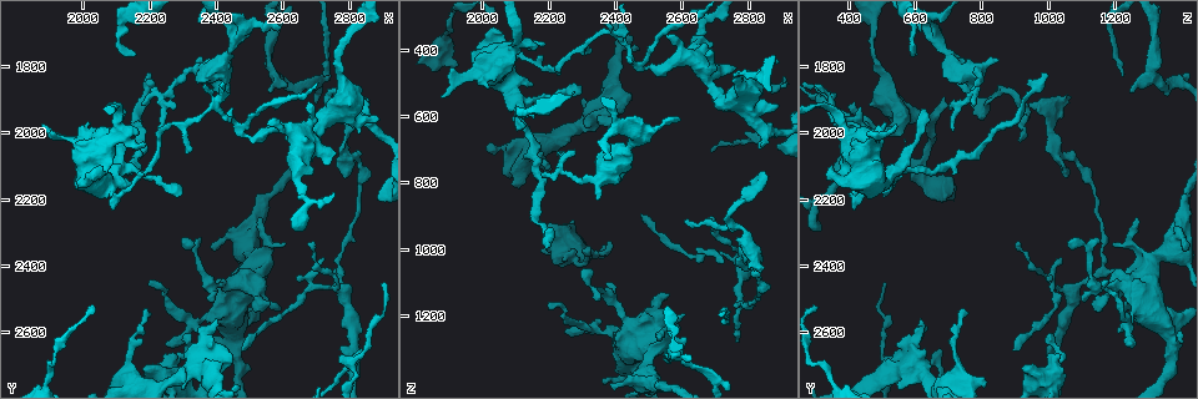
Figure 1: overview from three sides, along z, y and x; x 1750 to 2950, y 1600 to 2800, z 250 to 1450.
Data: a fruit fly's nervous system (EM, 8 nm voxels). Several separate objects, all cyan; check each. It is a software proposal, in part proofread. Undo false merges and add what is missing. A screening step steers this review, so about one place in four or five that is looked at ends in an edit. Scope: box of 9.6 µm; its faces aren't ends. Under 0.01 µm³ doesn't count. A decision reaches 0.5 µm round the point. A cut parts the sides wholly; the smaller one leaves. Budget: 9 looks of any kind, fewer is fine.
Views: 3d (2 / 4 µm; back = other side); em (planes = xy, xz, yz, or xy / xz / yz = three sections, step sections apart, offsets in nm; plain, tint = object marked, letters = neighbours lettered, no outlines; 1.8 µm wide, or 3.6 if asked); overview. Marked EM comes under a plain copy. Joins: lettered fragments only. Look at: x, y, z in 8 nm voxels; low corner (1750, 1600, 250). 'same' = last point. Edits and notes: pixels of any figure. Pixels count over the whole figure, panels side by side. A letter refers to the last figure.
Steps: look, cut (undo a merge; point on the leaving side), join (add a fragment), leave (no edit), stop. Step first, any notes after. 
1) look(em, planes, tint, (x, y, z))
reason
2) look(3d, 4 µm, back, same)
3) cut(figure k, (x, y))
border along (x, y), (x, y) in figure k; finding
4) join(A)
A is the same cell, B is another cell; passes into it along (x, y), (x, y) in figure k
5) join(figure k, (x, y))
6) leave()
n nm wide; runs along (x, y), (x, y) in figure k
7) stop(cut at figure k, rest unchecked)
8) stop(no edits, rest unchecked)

look(3d, 2 µm, (2110, 2180, 430))
calibre changes

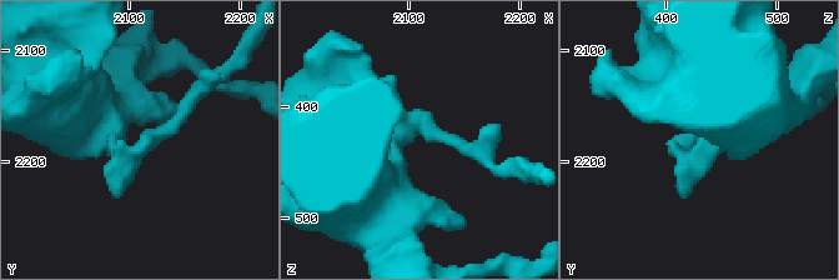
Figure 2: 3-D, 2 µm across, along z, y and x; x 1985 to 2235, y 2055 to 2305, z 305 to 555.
look(em, planes, letters, (2114, 2184, 422))

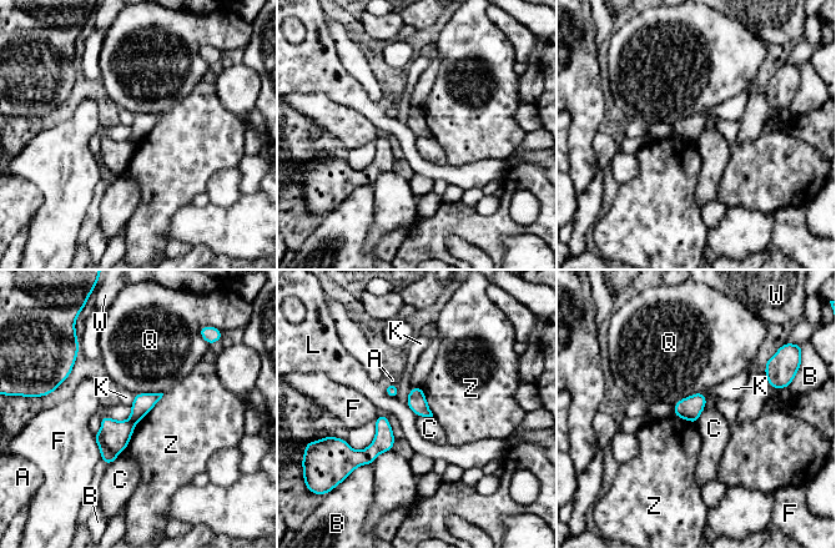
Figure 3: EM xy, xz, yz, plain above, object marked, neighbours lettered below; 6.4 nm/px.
cut(figure 3, (106, 455))
Z touches over 220 nm; A, B, C, F, K, L, Q, W and Z are other cells; two neurons meet here

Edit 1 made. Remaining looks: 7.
look(em, 3.6 µm, planes, letters, (2790, 2070, 1030))
abrupt turn

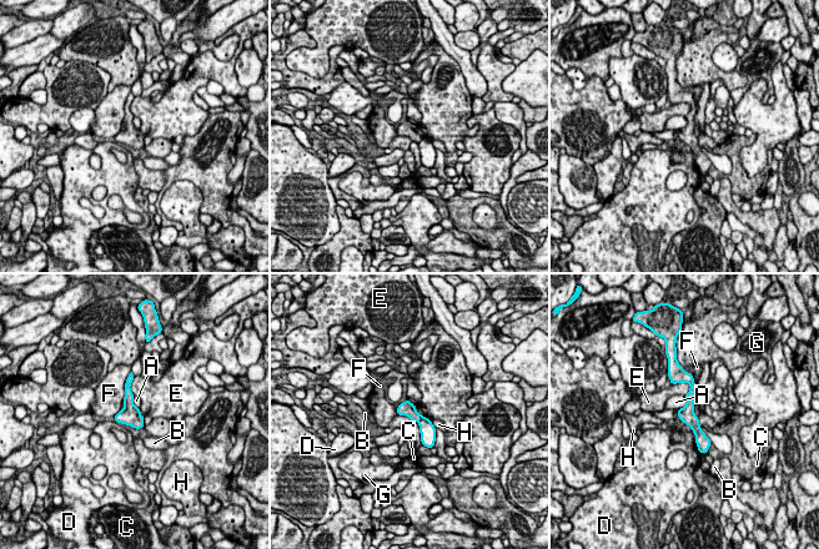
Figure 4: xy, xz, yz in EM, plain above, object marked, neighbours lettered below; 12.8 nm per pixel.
cut(figure 4, (407, 408))
F touches over 380 nm; A, B, C, D, E, F, G and H are other cells; two neurons meet here

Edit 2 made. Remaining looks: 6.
look(overview)
redraw

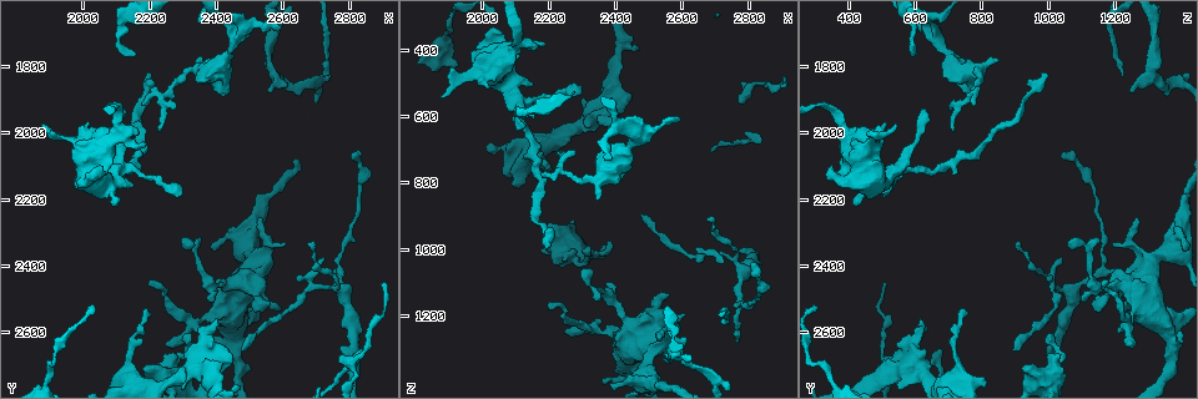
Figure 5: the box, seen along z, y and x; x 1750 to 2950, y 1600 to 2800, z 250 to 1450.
look(em, 3.6 µm, xy, step 4, tint, (2270, 2720, 1020))
abrupt turn

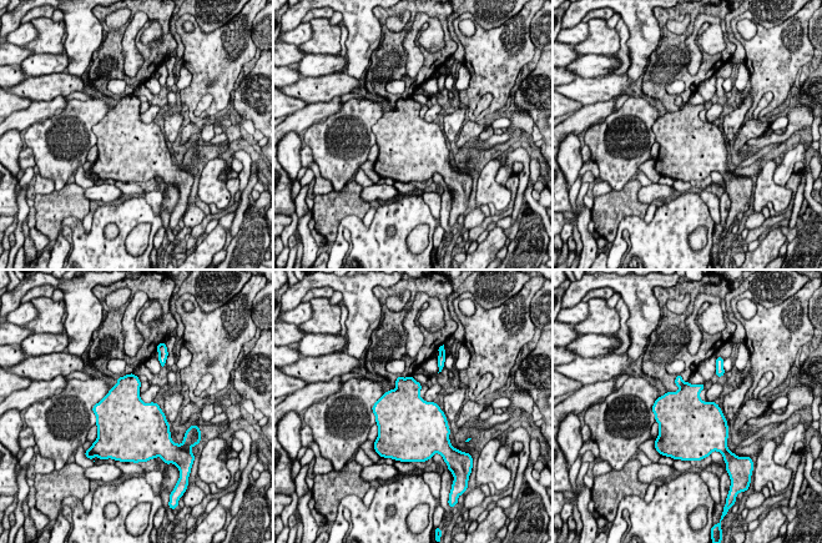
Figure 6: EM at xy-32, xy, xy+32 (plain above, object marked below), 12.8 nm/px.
look(em, 3.6 µm, planes, letters, same)
another direction

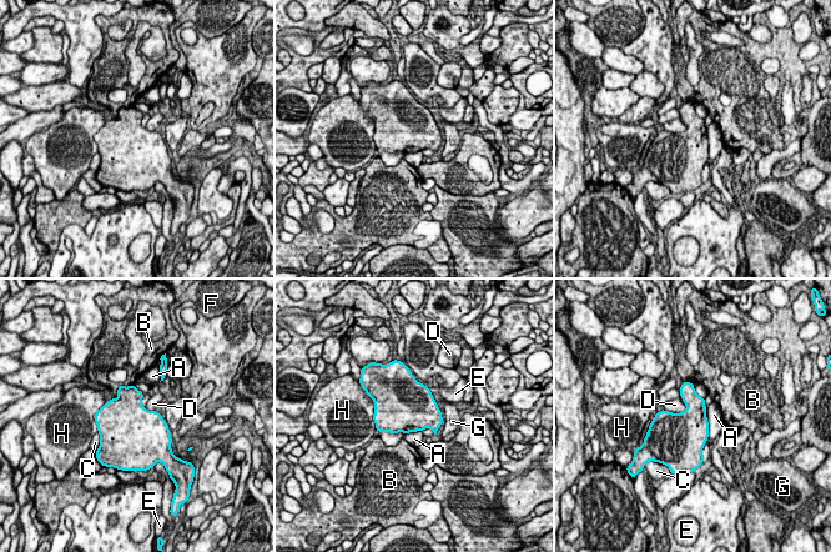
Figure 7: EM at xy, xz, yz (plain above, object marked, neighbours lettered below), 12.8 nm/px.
leave()
500 nm wide; A touches over 440 nm; A, B, C, D, E, F, G and H are other cells; all the same neuron

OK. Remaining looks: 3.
stop(cut at figure 3, cut at figure 4, rest unchecked)

